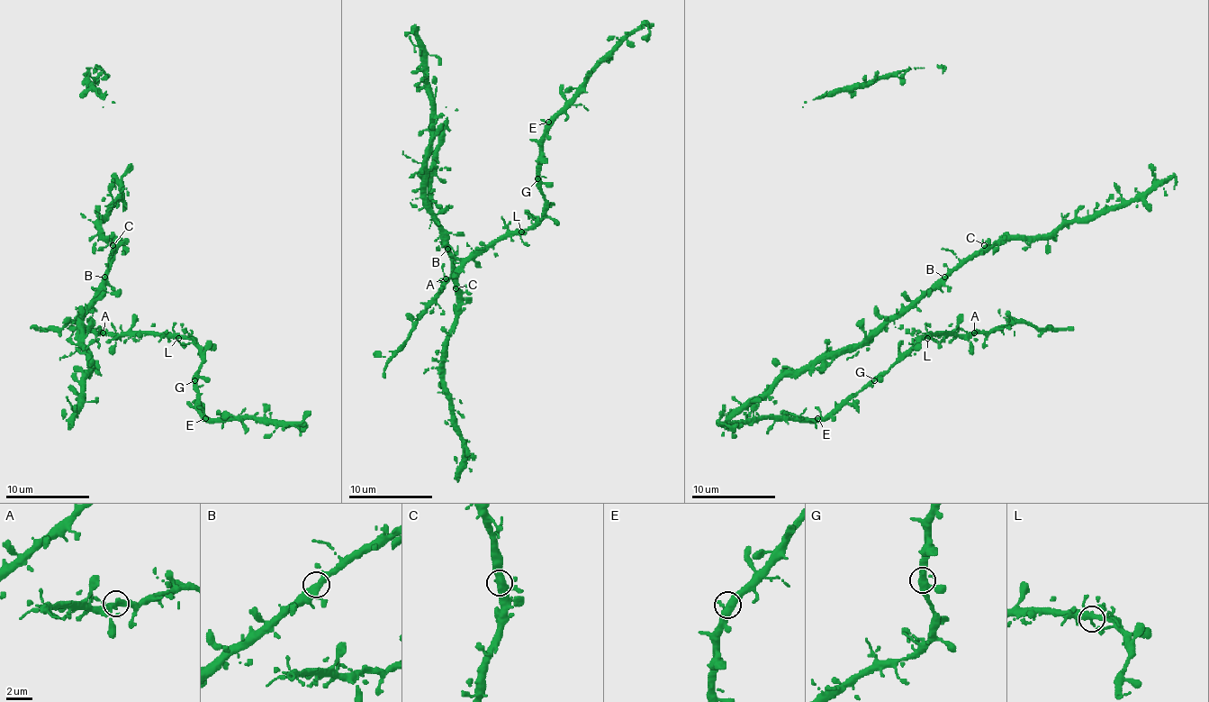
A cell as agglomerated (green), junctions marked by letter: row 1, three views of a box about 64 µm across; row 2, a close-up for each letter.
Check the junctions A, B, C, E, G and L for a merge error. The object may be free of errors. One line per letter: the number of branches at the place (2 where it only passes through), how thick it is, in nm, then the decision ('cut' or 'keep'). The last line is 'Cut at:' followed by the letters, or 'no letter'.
A: 4 | 360 nm | keep
B: 4 | 360 nm | keep
C: 4 | 360 nm | keep
E: 3 | 360 nm | keep
G: 4 | 360 nm | keep
L: 4 | 360 nm | keep
Cut at: no letter

